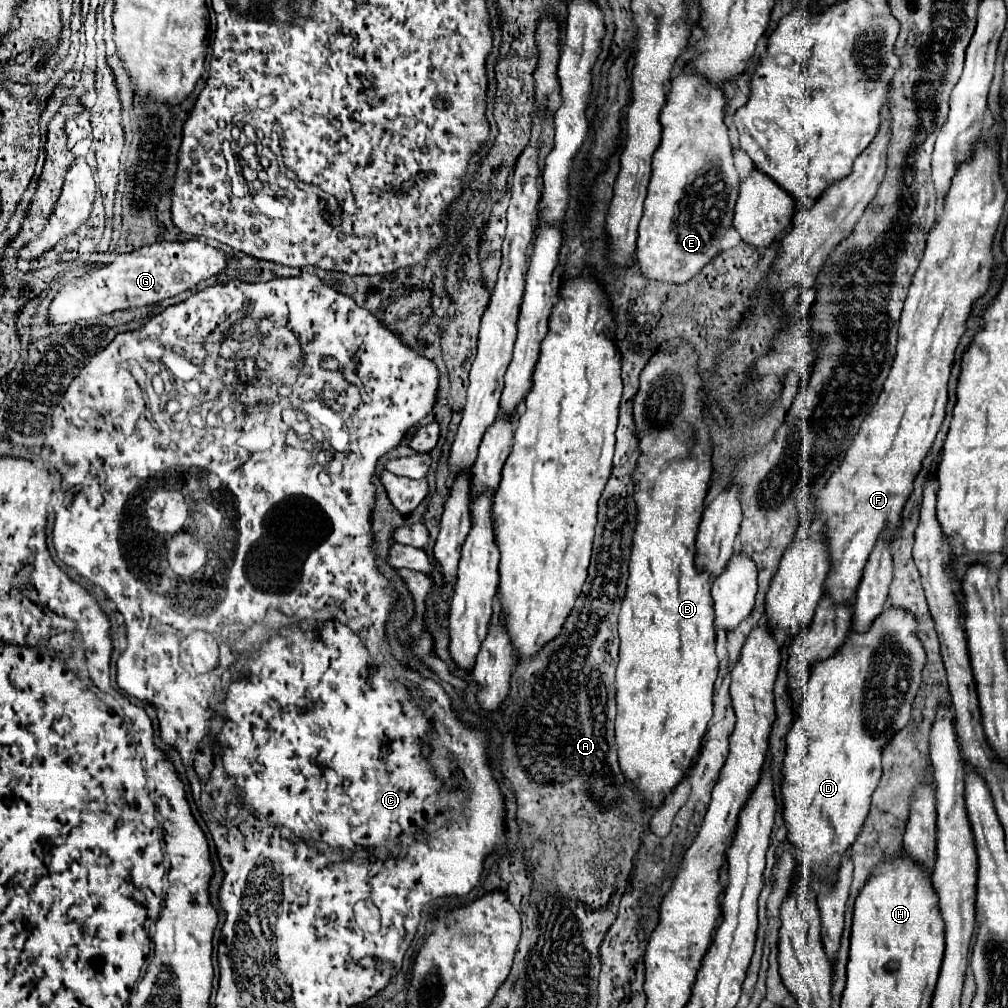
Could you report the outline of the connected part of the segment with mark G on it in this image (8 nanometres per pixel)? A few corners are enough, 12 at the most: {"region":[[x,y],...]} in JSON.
{"region":[[162,241],[62,285],[48,323],[160,303],[226,269]]}

